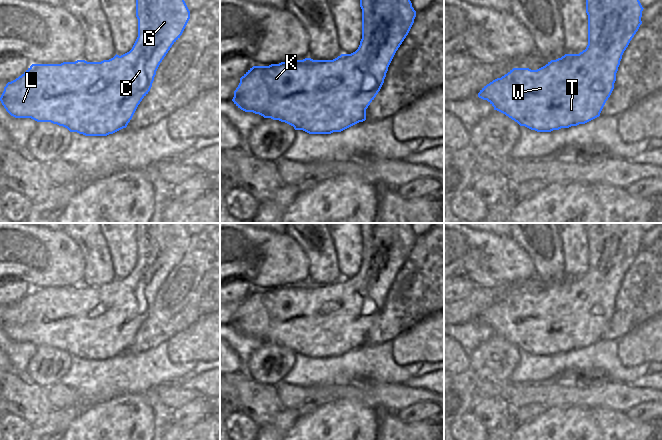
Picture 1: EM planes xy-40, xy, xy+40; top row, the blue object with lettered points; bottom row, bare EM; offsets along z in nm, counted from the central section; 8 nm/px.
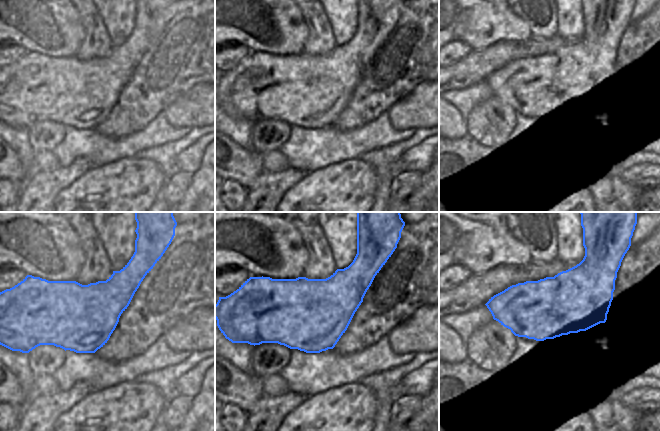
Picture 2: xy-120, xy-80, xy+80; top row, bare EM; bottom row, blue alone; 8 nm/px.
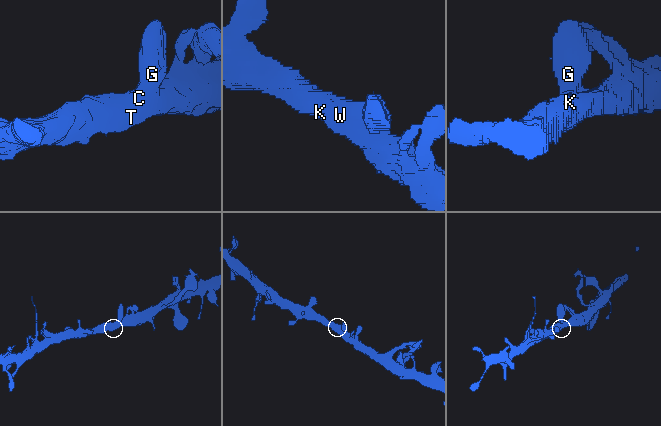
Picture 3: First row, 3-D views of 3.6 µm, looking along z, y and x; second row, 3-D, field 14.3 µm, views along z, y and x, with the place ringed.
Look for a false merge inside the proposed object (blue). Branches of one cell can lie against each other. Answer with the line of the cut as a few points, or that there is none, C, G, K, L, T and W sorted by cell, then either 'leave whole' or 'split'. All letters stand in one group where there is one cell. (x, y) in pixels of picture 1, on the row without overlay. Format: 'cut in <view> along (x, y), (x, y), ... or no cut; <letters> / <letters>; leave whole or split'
no cut; C G K L T W; leave whole

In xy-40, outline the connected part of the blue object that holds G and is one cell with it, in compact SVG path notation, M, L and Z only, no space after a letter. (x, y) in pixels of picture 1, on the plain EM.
M136 223L138 261L132 273L101 286L63 286L61 288L32 288L21 300L8 306L0 321L6 335L15 342L31 342L37 346L51 346L85 360L107 360L126 352L138 329L152 311L156 295L182 259L190 235L184 223Z

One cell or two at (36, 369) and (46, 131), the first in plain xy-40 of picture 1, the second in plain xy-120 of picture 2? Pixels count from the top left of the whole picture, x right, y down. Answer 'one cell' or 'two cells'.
one cell

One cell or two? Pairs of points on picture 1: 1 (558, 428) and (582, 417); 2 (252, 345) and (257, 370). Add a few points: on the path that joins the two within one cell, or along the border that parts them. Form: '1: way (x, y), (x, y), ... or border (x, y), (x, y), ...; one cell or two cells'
1: way (564, 428), (571, 428), (576, 423); one cell
2: border (264, 342), (252, 353), (247, 364), (242, 368); two cells

